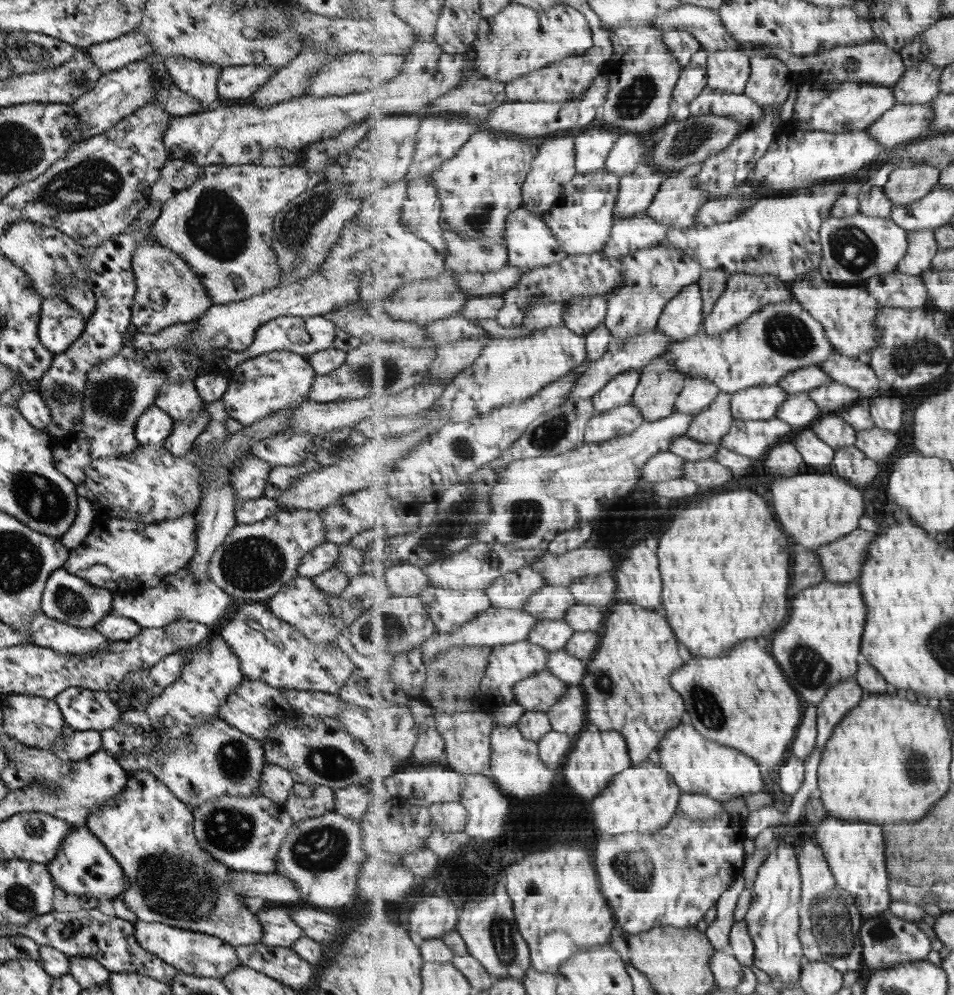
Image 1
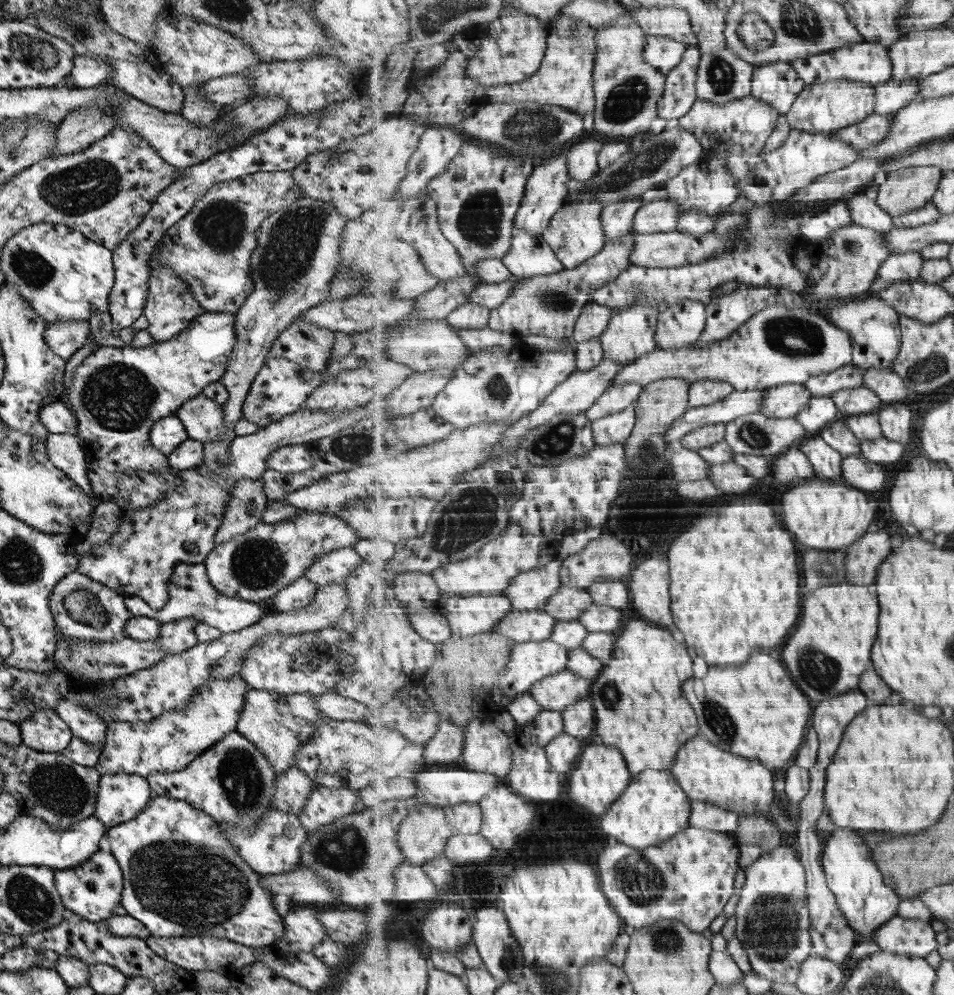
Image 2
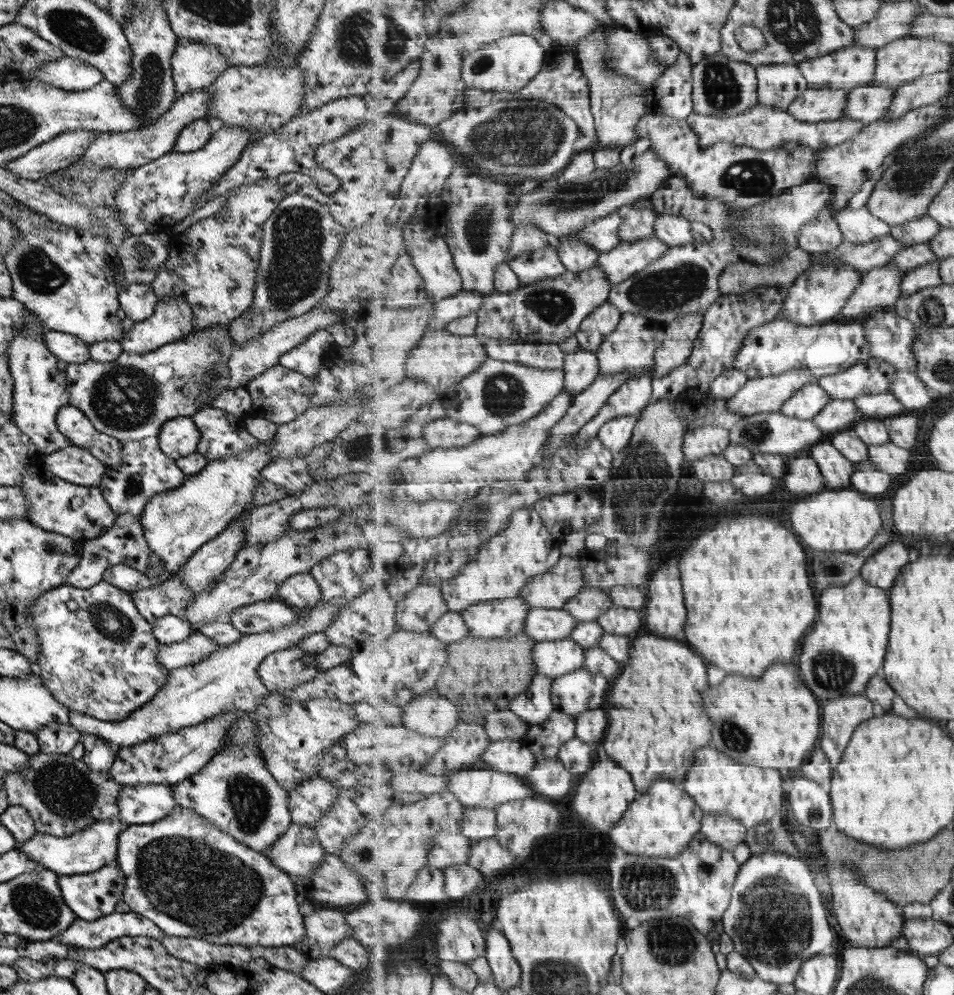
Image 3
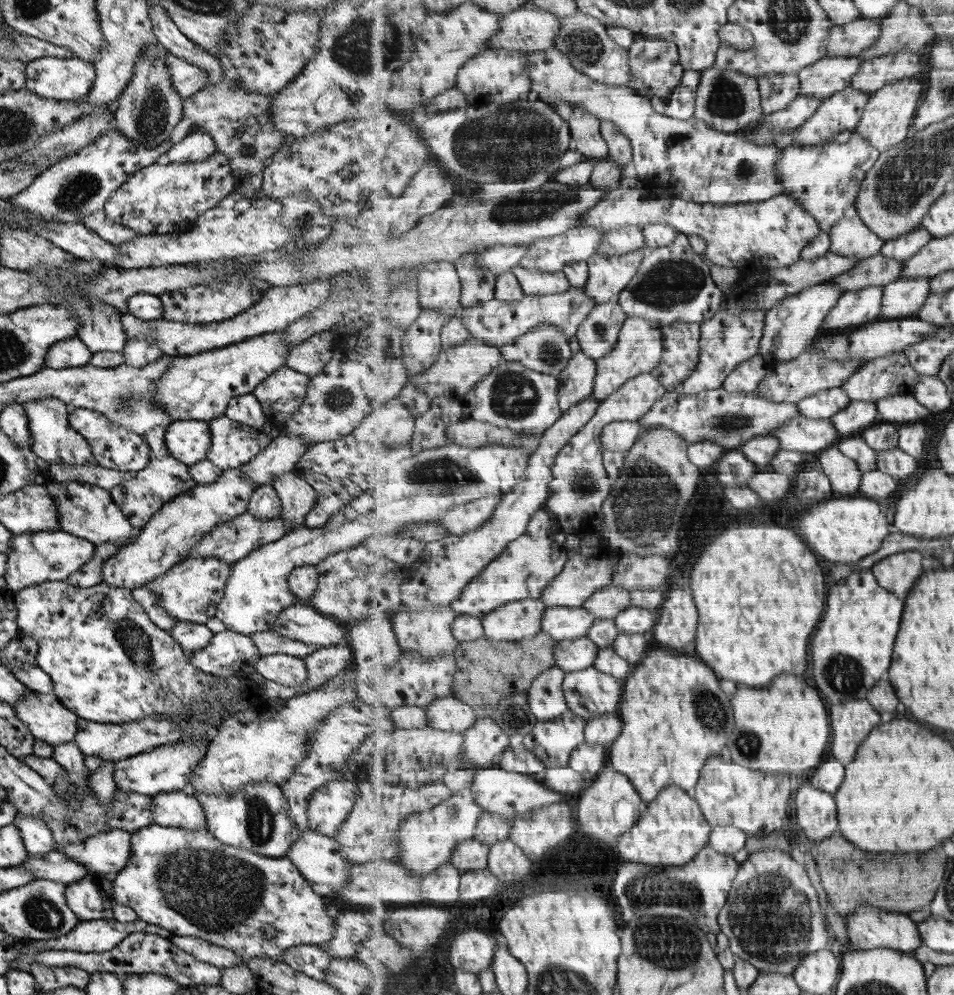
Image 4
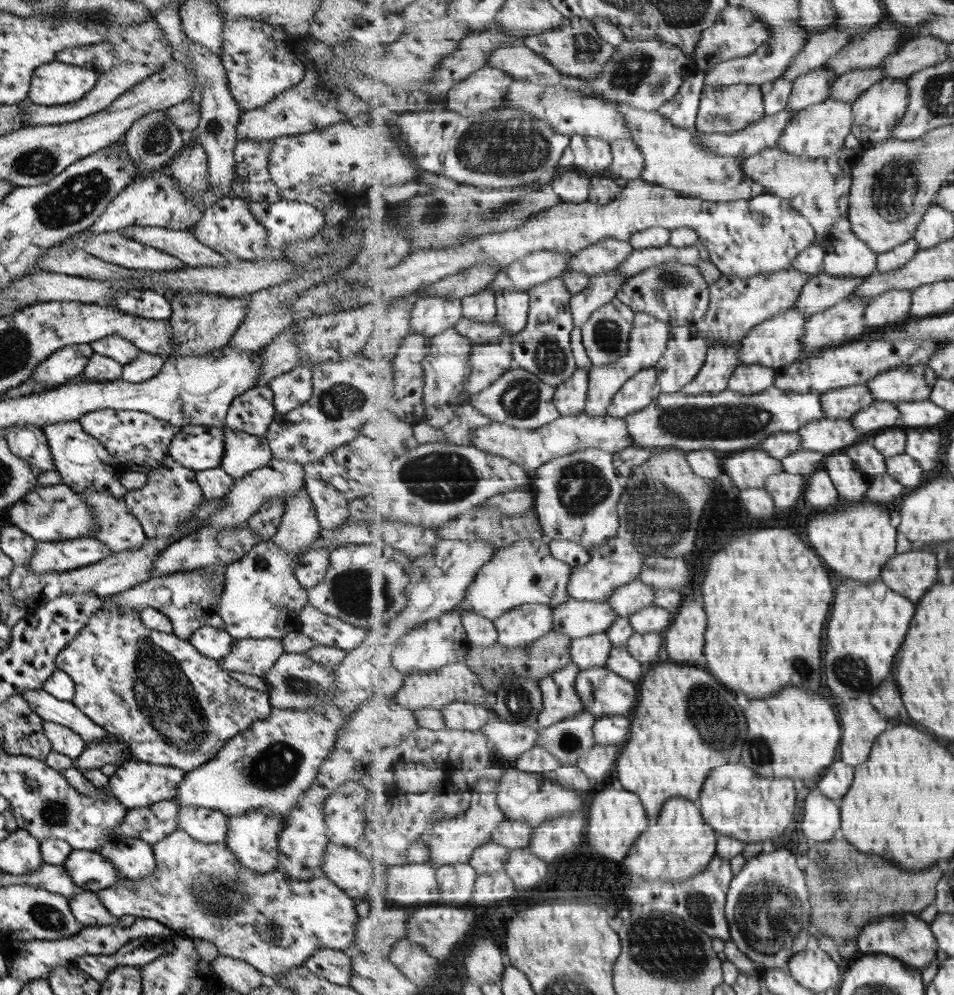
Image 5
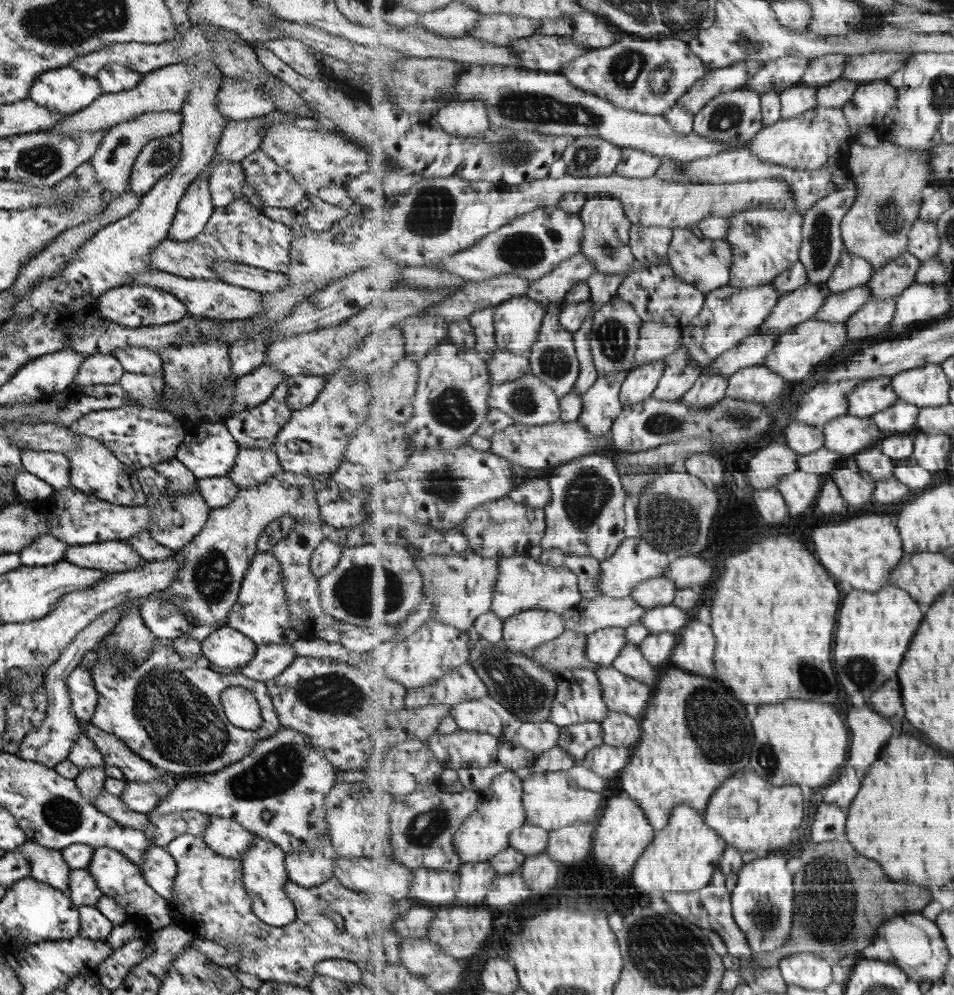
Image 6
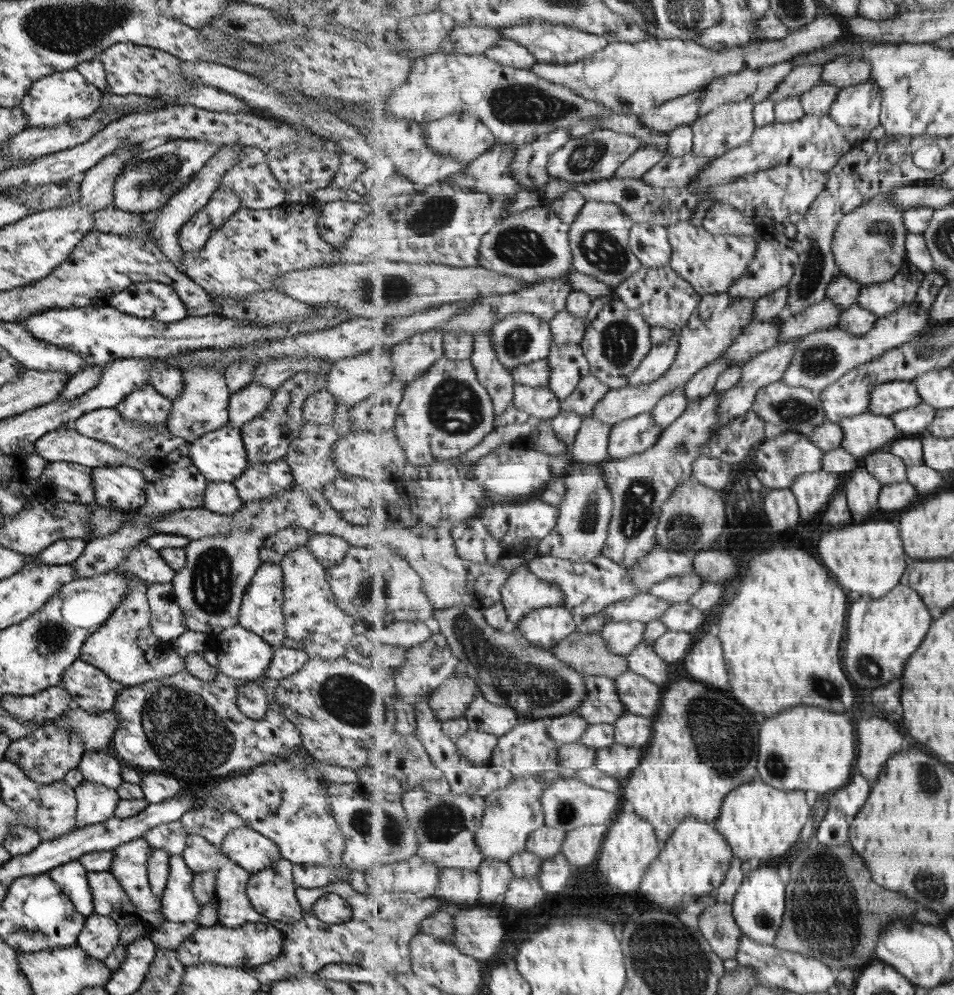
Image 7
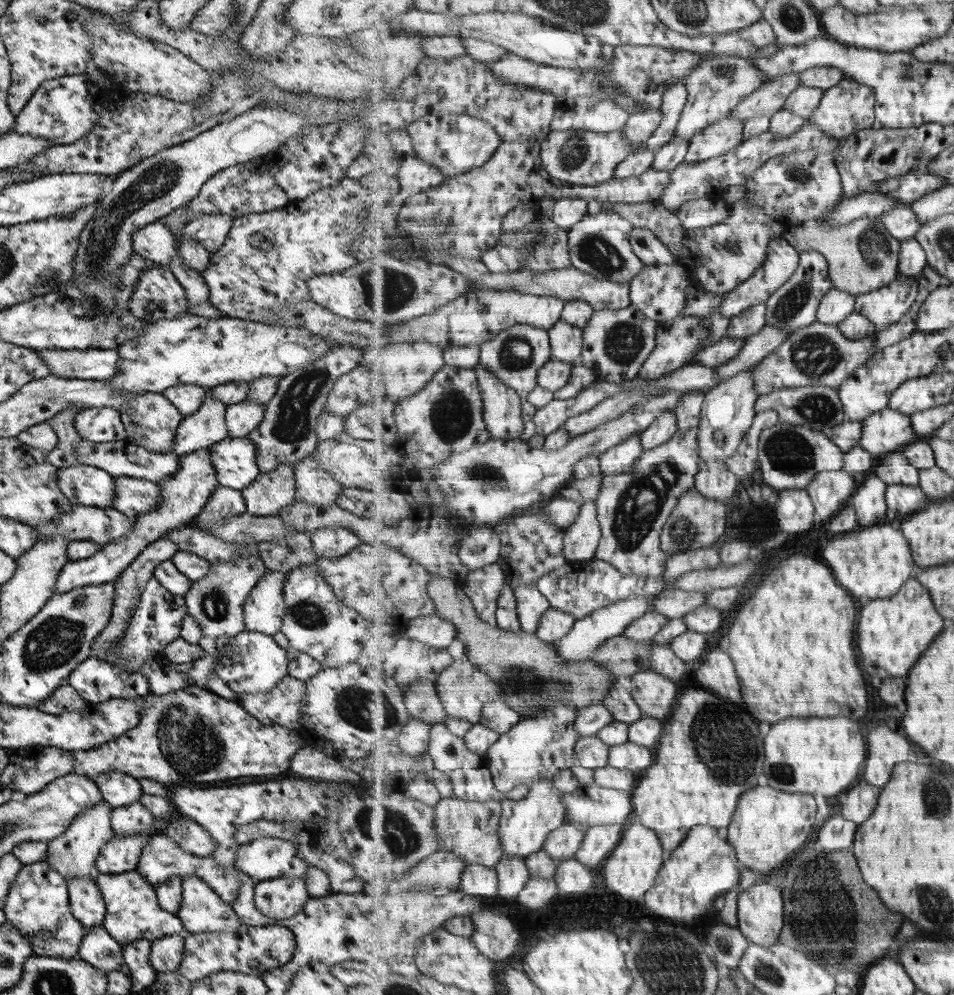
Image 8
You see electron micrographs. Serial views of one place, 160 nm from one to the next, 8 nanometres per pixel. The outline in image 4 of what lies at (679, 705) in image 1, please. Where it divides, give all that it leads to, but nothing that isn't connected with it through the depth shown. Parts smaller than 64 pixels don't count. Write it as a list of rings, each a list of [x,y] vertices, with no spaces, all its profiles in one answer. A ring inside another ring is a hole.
[[[664,646],[651,648],[646,657],[625,680],[624,696],[617,712],[622,720],[621,736],[609,746],[609,763],[618,771],[629,775],[645,804],[653,802],[665,787],[673,785],[686,790],[692,797],[700,774],[709,756],[725,750],[727,738],[735,728],[735,712],[729,696],[719,690],[719,680],[708,664],[695,654],[688,655]]]

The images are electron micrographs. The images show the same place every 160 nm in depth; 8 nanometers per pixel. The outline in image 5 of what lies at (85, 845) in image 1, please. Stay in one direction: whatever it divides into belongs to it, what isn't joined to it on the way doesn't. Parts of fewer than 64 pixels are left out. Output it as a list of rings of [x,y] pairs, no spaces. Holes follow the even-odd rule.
[[[80,889],[71,900],[68,901],[71,914],[83,927],[109,926],[116,924],[116,916],[109,914],[94,891]]]

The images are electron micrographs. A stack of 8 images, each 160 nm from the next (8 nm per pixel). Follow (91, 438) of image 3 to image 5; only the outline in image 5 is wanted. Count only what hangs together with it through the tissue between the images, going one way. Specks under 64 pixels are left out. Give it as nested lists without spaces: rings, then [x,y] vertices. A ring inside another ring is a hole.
[[[97,410],[83,414],[77,422],[83,432],[89,433],[103,445],[112,458],[117,460],[122,470],[139,471],[145,475],[161,464],[162,456],[167,455],[170,440],[177,429],[168,422],[133,410]]]

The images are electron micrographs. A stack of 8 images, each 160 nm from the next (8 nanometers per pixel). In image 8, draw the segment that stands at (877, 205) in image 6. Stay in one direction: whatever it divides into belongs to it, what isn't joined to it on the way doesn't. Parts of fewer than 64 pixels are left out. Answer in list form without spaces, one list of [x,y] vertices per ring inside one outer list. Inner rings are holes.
[[[861,217],[853,220],[852,223],[838,227],[819,228],[816,223],[787,225],[785,238],[799,251],[815,249],[822,252],[827,257],[829,264],[829,277],[839,290],[850,292],[851,294],[864,295],[880,288],[888,287],[899,276],[900,252],[902,242],[895,238],[890,230],[880,221],[879,217]]]

